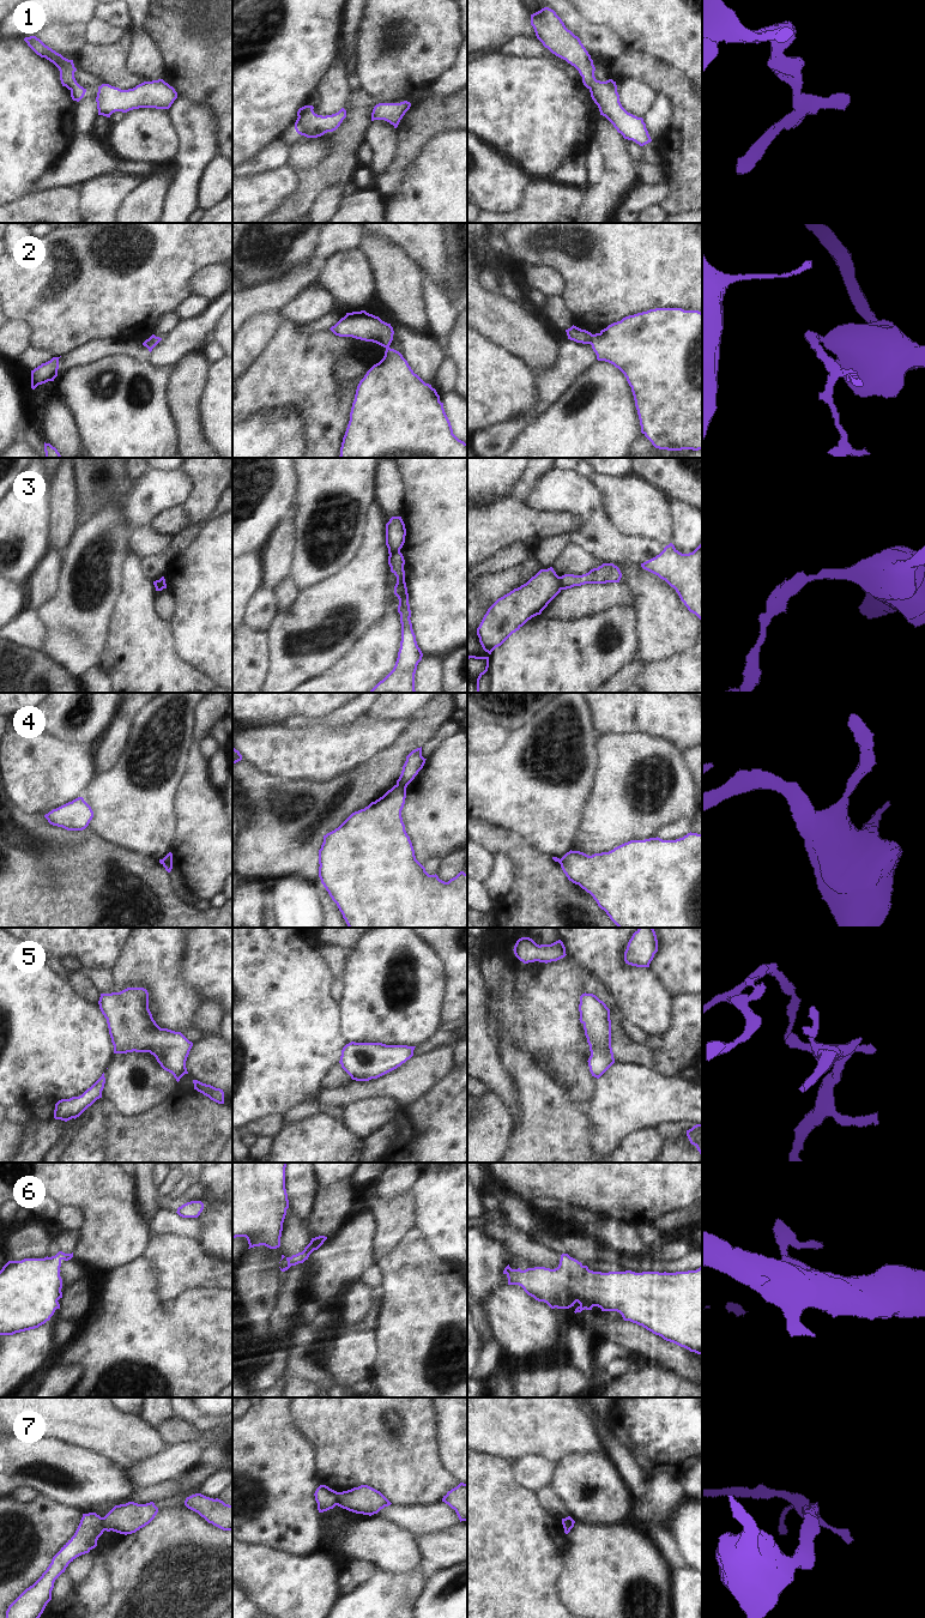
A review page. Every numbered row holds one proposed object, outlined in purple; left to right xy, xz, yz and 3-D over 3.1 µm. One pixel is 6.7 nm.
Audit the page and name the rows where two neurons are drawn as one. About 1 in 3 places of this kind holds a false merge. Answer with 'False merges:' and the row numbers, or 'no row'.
False merges: 2, 3, 4, 7

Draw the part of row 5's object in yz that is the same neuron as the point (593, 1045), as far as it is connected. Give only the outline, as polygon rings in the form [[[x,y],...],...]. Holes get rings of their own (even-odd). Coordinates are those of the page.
[[[585,992],[580,996],[579,1012],[591,1051],[590,1071],[599,1079],[615,1063],[610,1009],[595,995]]]

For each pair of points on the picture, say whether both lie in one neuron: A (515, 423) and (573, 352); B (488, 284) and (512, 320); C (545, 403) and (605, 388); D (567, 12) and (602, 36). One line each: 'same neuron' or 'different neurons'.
A: same neuron
B: different neurons
C: different neurons
D: same neuron

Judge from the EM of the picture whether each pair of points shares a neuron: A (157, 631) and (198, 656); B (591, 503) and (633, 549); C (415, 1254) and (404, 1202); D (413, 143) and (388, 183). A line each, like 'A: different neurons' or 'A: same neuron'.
A: different neurons
B: same neuron
C: different neurons
D: same neuron

